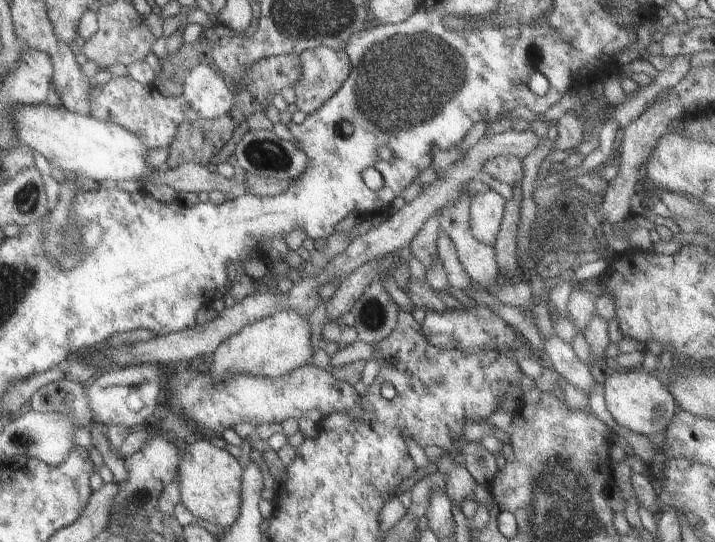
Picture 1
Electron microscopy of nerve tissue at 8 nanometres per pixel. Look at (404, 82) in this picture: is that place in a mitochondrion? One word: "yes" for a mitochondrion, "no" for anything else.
yes

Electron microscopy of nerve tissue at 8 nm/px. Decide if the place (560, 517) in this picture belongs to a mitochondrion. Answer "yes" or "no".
yes

